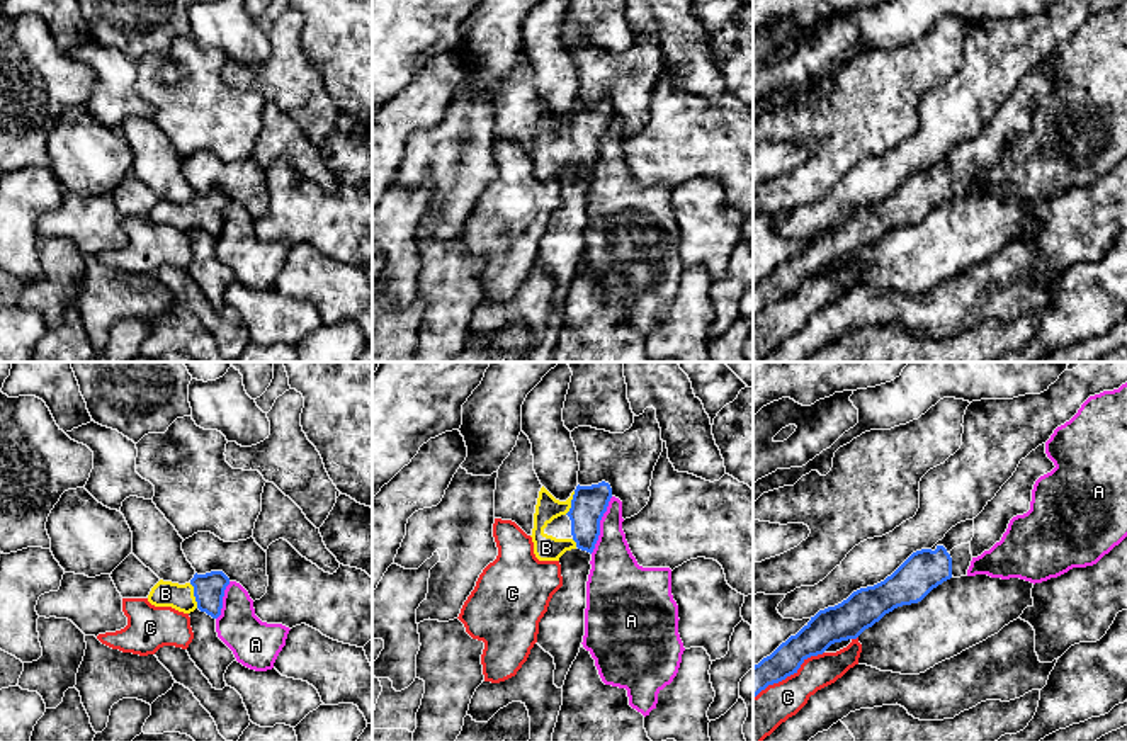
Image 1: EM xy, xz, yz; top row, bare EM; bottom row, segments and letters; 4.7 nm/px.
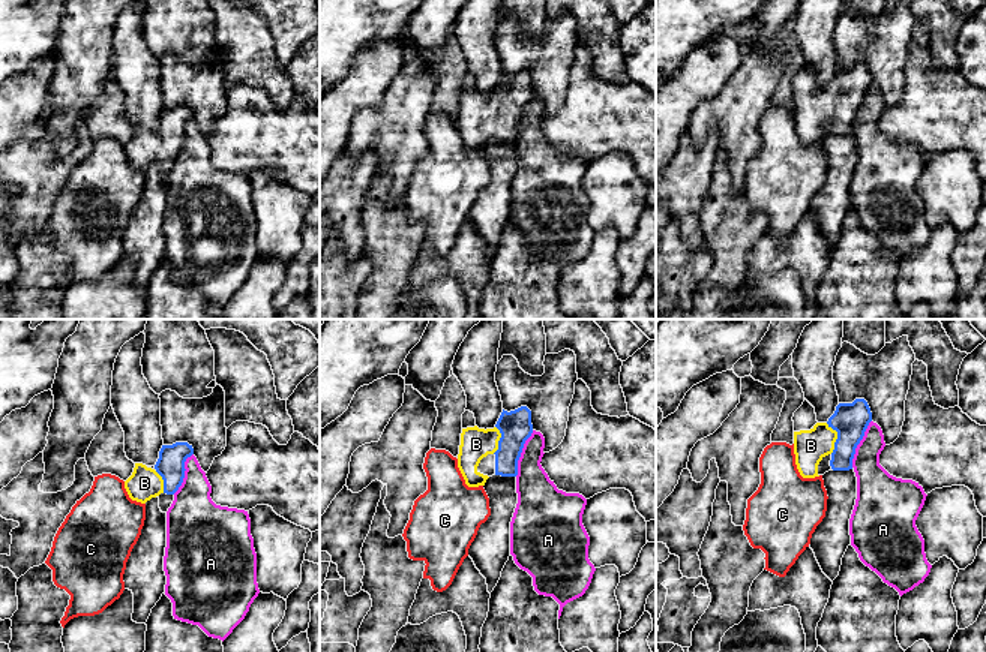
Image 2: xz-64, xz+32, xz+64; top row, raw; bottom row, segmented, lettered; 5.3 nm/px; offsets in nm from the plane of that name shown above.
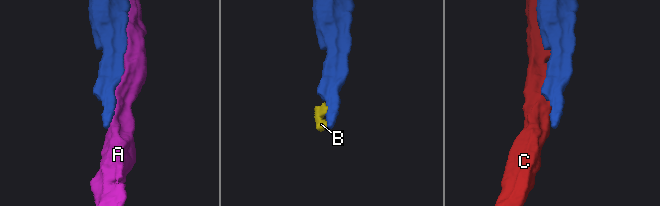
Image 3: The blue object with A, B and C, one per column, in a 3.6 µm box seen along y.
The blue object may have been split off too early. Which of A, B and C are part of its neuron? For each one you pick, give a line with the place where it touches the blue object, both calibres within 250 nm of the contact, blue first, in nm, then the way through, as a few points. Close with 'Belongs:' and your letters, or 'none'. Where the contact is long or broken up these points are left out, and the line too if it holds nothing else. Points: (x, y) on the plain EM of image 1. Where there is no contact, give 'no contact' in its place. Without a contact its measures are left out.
B: meets blue in xy at (194, 214); 140 nm thick on the blue side, 130 nm on the other; runs through xy (209, 208), (194, 214), (165, 213)
Belongs: B

